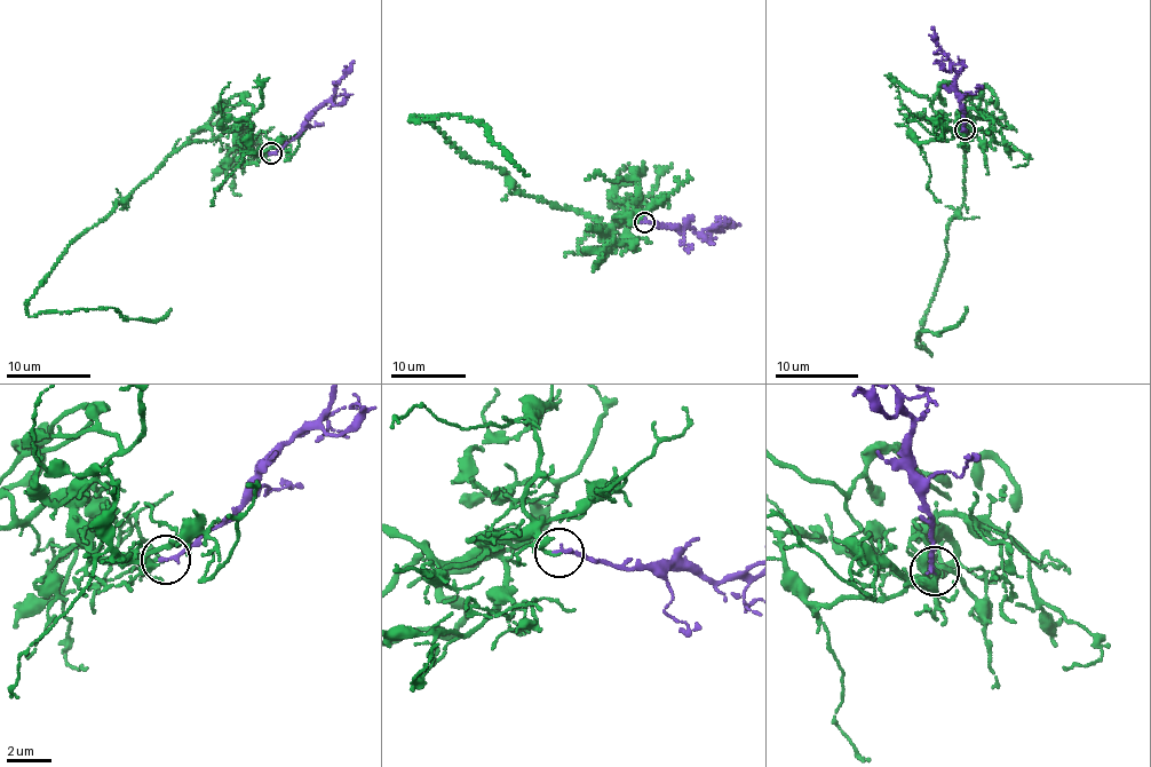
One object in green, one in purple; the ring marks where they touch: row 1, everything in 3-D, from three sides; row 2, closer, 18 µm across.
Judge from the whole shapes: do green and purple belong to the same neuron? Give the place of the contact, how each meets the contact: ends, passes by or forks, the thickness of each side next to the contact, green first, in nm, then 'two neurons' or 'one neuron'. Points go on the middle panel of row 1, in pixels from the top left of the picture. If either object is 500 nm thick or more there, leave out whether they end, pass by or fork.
(644, 222) | green ends | purple ends | 140/200 nm | one neuron

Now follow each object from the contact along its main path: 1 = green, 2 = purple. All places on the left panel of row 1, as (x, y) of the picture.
1: (270, 152), (246, 155), (230, 131), (177, 149), (69, 245), (26, 307), (153, 323), (171, 309)
2: (270, 152), (280, 150), (326, 103), (354, 60)

